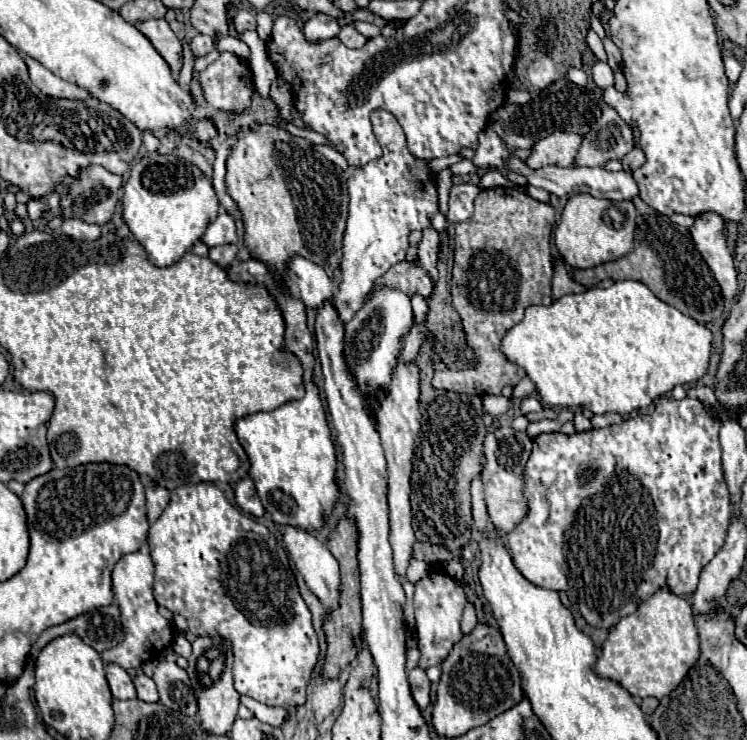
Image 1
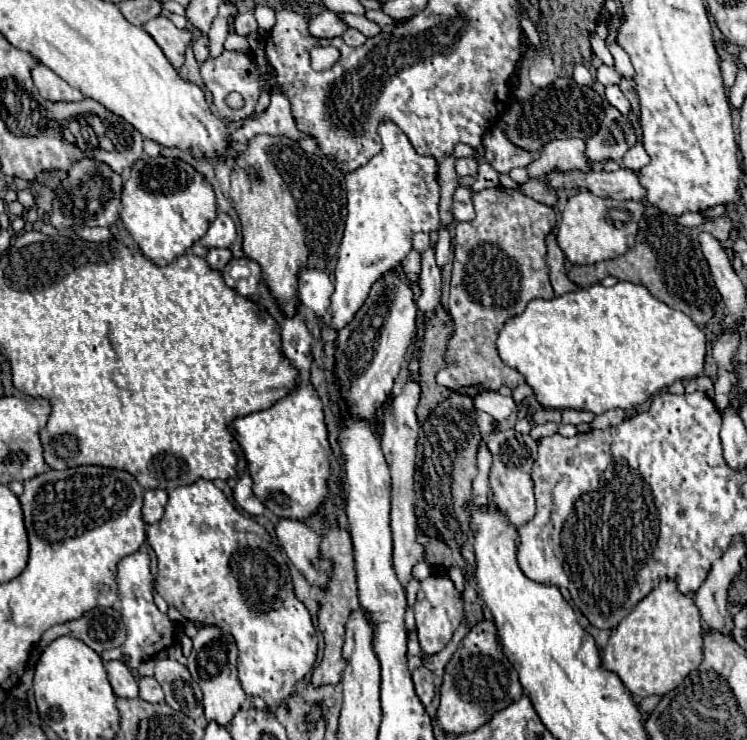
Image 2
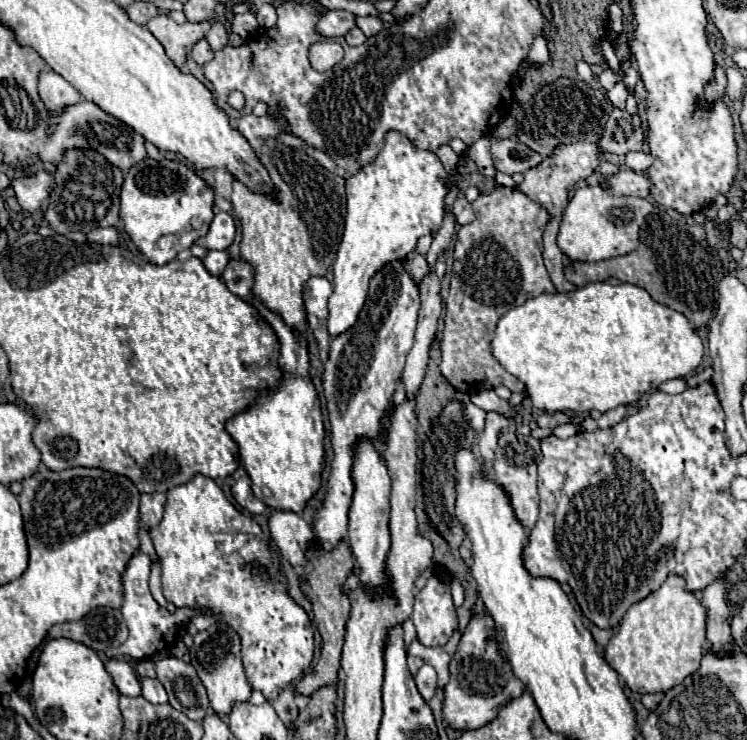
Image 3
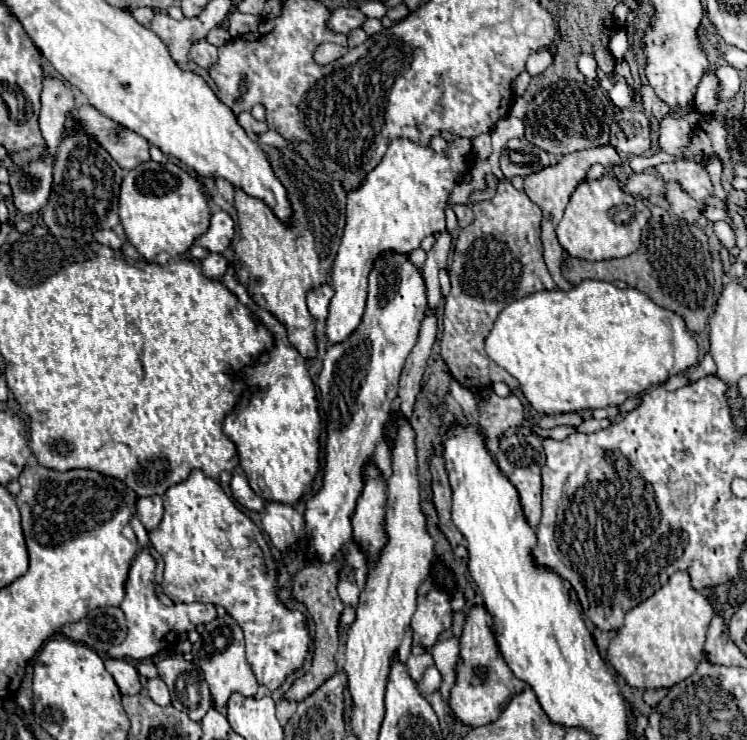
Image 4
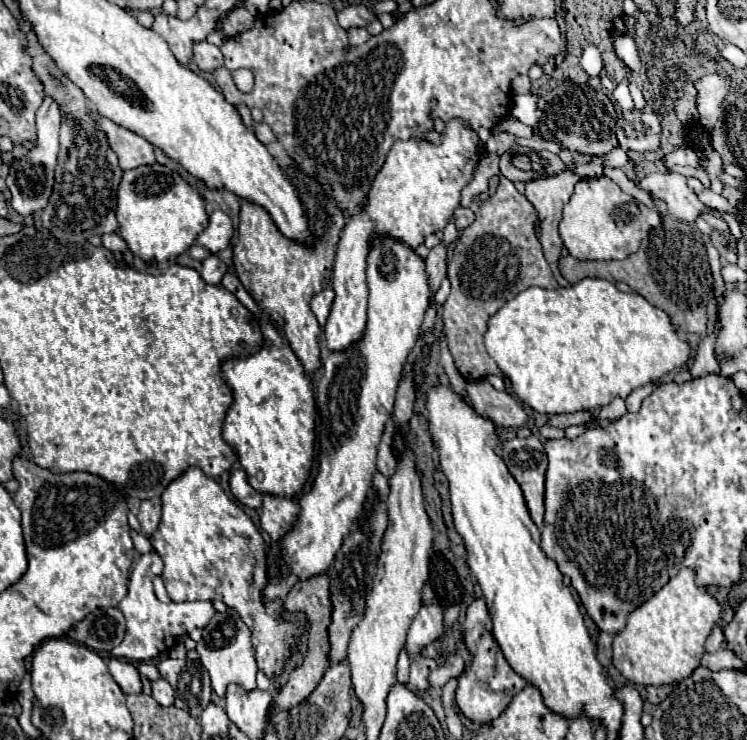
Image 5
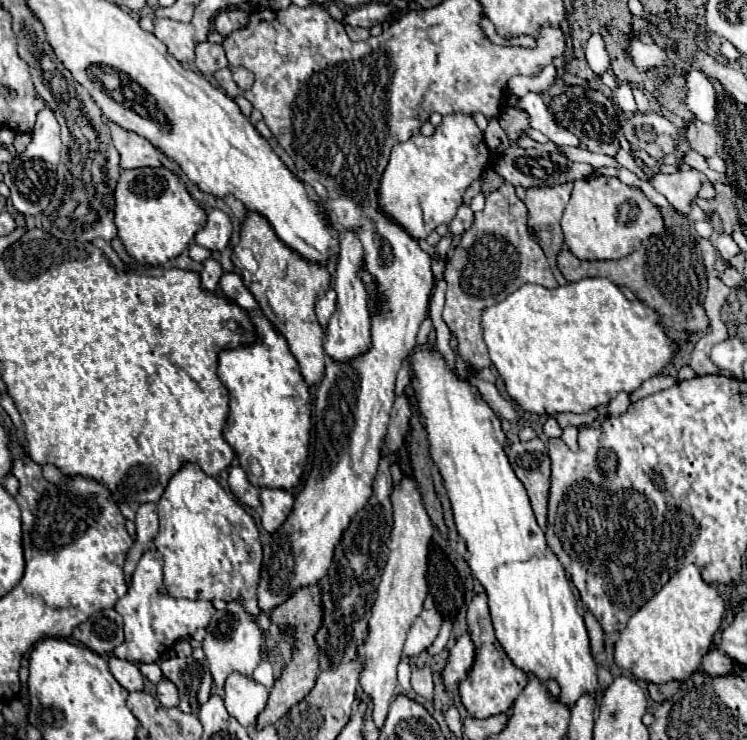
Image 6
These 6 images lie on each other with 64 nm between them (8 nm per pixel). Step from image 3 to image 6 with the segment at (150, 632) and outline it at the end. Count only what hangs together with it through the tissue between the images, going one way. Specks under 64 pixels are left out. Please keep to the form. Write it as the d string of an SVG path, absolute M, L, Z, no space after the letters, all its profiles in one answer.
M156 548L144 552L132 574L132 584L126 596L116 602L116 612L124 618L126 640L114 650L114 656L130 660L134 664L158 662L160 656L178 640L188 640L198 628L206 628L216 612L212 602L190 602L184 598L172 598L162 582L162 564L162 554Z

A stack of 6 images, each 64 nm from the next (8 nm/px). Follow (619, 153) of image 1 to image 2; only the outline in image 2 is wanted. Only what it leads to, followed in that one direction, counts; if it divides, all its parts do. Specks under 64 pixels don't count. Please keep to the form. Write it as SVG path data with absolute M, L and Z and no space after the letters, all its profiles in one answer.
M608 108L606 110L606 124L600 126L600 130L596 132L596 136L592 136L592 140L586 142L586 156L590 162L602 162L602 160L620 160L632 146L636 144L636 130L630 122L628 116L622 116L616 108Z

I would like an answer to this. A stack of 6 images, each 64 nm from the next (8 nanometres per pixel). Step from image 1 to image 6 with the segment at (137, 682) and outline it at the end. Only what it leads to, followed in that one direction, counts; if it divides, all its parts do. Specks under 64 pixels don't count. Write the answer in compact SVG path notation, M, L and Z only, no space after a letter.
M170 680L158 682L158 700L164 706L178 706L178 688Z

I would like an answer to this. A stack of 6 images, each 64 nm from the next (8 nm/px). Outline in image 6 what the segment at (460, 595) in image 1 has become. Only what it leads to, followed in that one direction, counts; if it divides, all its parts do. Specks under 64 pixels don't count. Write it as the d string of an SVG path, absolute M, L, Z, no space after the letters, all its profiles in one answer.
M434 608L422 610L408 632L408 638L404 644L406 654L418 656L422 650L426 650L434 642L434 638L438 636L440 626L442 626L442 616L438 614L438 610L434 610Z

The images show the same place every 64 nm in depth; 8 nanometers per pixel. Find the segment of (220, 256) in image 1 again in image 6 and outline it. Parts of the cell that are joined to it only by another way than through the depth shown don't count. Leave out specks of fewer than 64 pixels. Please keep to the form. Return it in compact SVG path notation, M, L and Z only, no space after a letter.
M208 258L204 262L204 270L200 272L202 276L202 288L208 292L216 292L218 290L218 280L222 276L222 266L220 262L216 262L214 258Z

